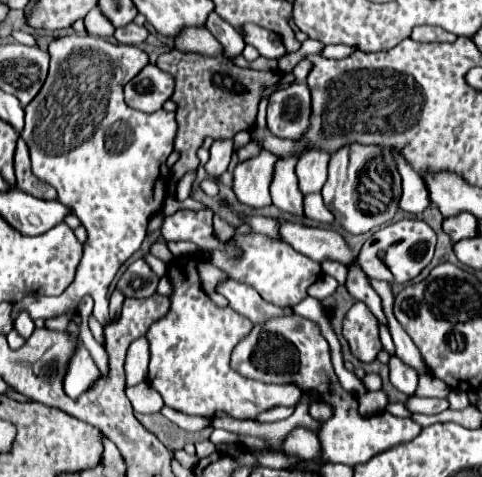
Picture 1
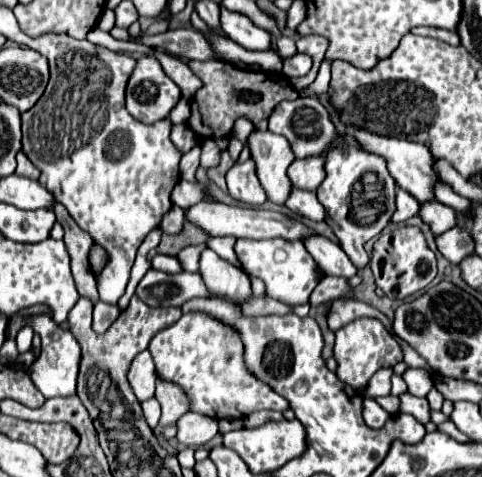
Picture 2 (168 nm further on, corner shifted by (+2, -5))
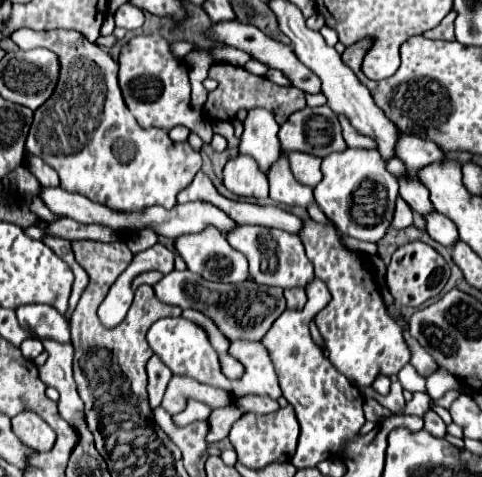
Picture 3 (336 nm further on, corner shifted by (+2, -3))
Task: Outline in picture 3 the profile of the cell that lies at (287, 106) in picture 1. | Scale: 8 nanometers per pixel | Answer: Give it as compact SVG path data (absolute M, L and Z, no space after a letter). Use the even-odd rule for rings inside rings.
M329 105L305 107L291 113L279 129L283 151L303 151L317 157L327 157L333 151L345 149L341 125Z

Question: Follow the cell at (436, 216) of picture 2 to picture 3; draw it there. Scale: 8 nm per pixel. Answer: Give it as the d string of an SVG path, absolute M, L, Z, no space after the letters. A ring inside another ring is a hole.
M399 179L399 195L421 217L427 217L429 213L433 213L433 203L429 199L429 191L419 181L415 181L415 179Z

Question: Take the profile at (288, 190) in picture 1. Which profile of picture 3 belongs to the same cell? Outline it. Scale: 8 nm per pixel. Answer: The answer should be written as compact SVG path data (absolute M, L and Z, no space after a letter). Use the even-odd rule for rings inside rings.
M251 109L243 127L245 131L241 137L239 153L253 157L259 169L269 173L271 165L281 157L281 141L277 137L279 125L273 121L273 113L265 109Z

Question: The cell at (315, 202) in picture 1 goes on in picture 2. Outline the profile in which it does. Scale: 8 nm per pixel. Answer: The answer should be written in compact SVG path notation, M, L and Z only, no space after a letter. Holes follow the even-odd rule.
M293 187L289 199L285 201L285 207L289 207L293 213L299 213L299 215L303 215L307 219L313 219L313 221L323 221L325 219L325 209L317 201L315 191L309 193L309 191L301 191L301 189Z

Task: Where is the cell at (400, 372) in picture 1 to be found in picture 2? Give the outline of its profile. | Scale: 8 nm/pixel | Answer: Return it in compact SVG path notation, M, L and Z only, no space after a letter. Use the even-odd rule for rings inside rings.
M409 393L401 395L399 399L401 399L401 411L403 413L413 415L423 425L427 425L431 421L431 409L429 409L427 399L419 399L419 397L413 397Z

